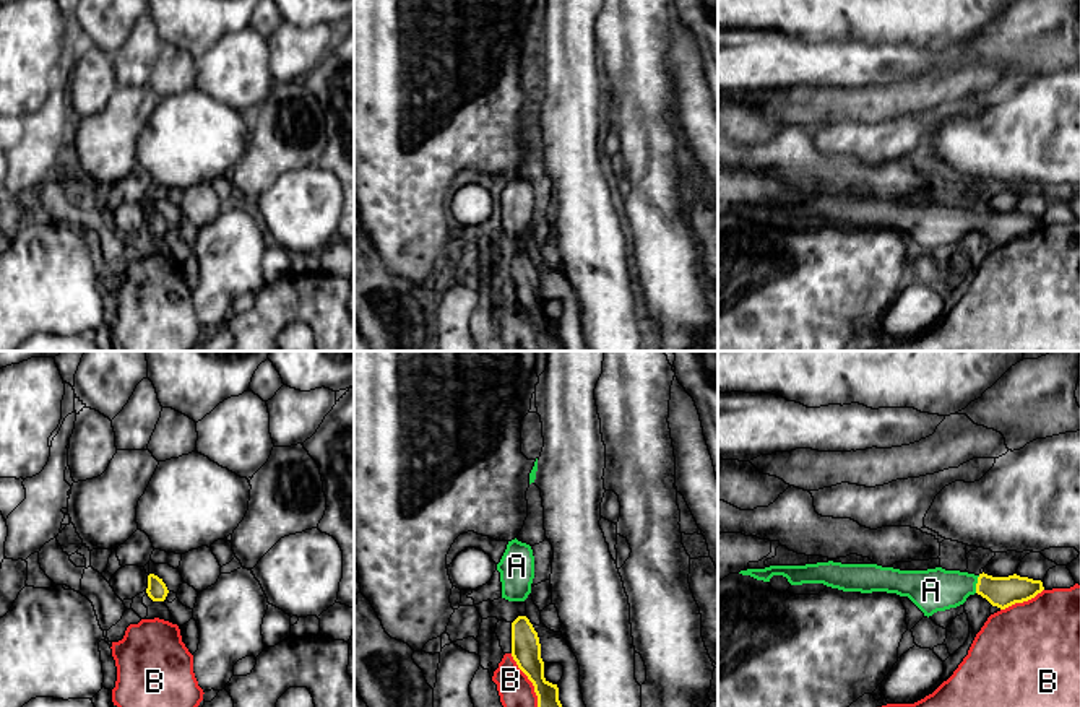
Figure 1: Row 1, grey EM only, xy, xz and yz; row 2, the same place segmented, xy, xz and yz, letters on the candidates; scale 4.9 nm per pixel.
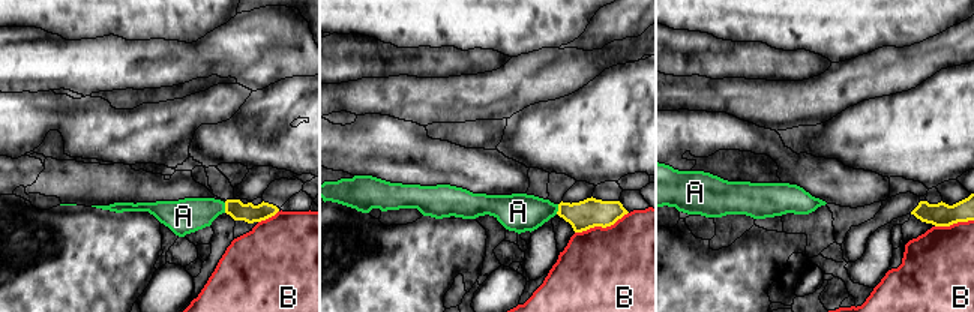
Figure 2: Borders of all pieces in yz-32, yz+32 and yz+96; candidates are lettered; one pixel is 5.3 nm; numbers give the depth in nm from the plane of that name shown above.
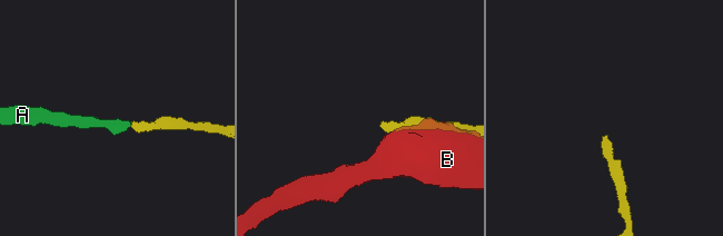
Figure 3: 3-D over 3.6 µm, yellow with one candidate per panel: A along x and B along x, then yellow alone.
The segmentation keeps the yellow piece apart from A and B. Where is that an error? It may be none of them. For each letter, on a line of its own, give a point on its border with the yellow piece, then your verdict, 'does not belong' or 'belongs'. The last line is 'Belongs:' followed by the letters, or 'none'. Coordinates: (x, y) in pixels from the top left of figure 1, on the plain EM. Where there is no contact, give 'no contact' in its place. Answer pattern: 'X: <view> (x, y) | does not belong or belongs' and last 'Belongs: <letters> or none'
A: yz (976, 220) | belongs
B: xz (533, 320) | does not belong
Belongs: A

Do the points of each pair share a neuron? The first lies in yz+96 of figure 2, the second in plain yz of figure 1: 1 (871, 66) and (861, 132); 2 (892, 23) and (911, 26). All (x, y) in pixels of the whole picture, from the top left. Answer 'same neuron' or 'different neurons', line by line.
1: different neurons
2: same neuron

